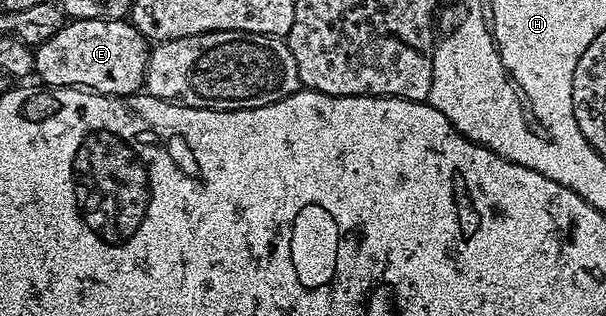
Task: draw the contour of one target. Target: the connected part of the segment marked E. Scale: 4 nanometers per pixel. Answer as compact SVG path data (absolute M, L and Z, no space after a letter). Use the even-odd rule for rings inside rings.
M70 20L48 42L33 49L34 72L50 88L80 88L102 96L133 96L143 91L151 45L125 20Z

